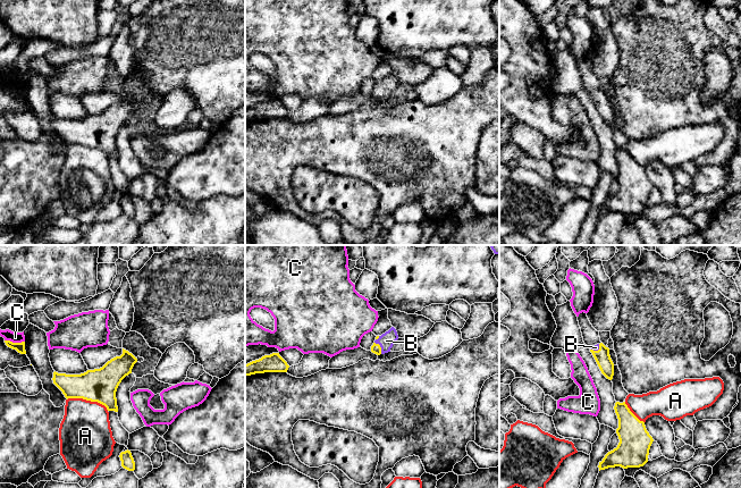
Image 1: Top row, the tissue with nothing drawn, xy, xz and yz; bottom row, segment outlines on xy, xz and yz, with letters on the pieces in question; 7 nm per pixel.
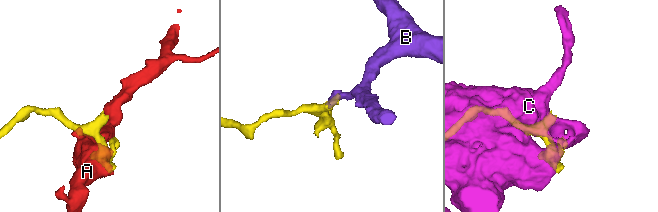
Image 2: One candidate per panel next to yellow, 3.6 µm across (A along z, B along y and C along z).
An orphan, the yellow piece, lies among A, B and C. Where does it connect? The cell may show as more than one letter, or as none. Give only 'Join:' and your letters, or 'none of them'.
Join: B

